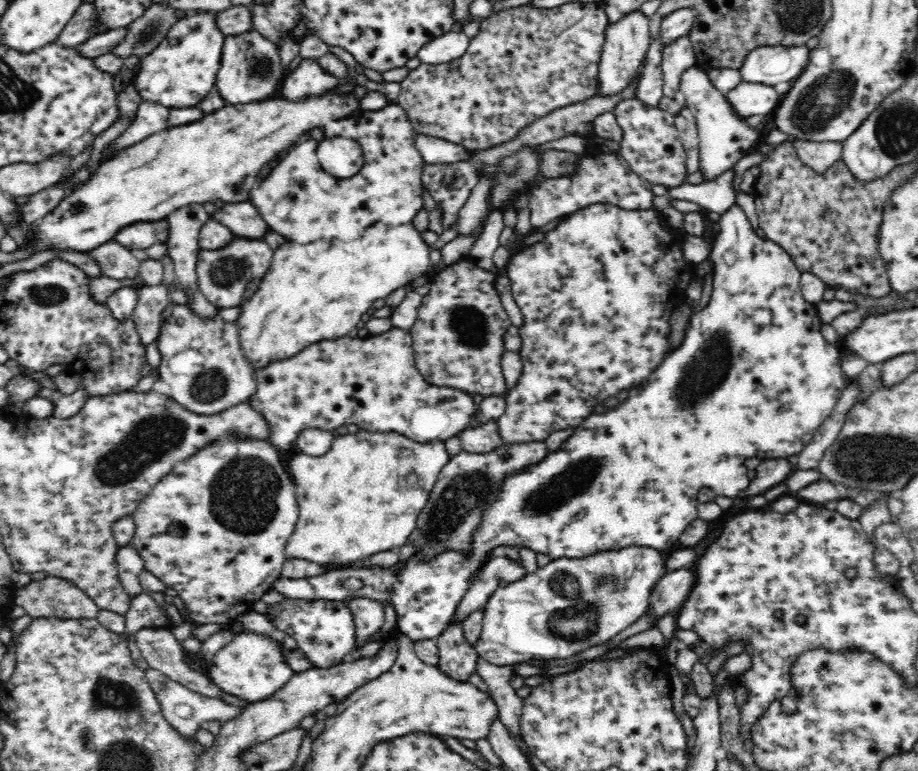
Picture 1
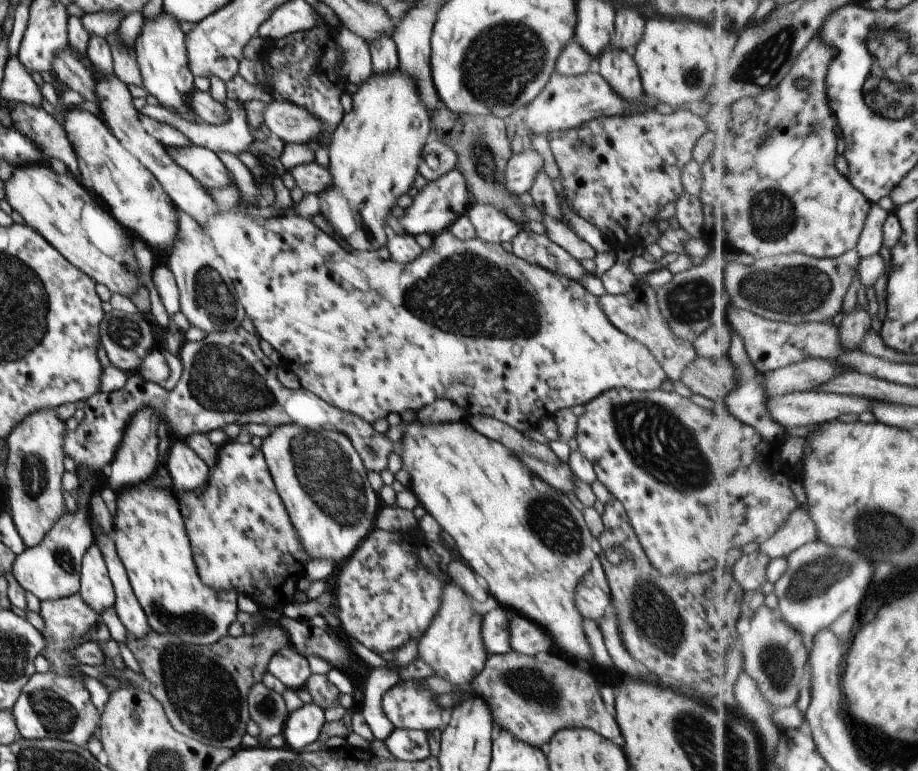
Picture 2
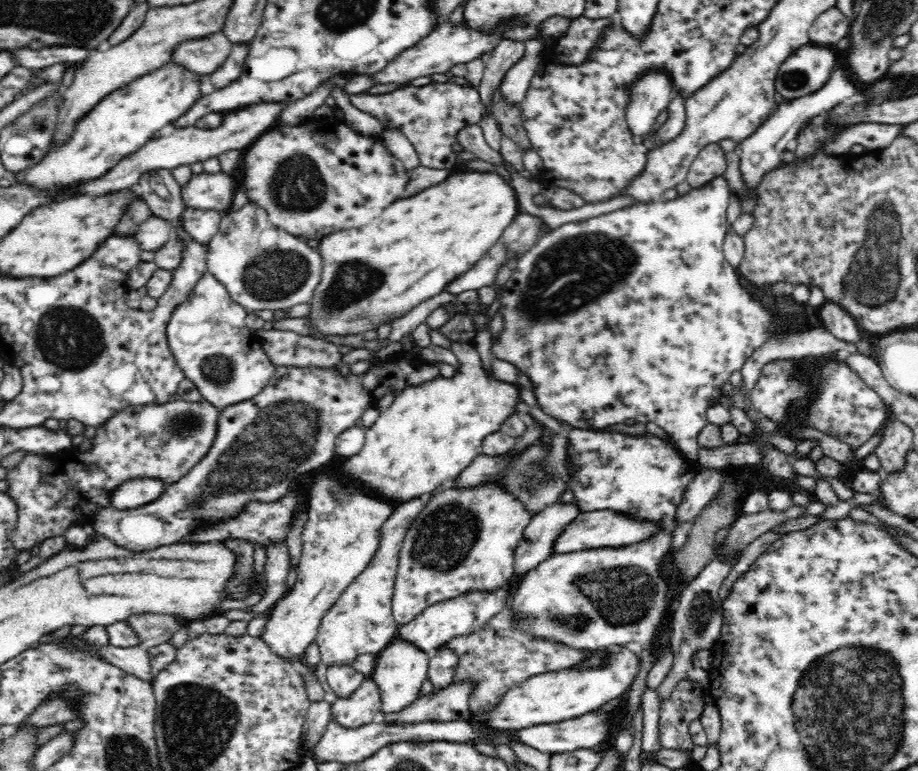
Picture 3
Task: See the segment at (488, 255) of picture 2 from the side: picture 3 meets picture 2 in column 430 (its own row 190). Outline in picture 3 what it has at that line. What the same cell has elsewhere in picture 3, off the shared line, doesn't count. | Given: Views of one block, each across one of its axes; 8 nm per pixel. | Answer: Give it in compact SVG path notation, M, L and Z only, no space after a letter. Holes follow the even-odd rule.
M346 122L332 130L310 130L308 126L283 126L278 124L264 133L250 146L240 160L244 186L250 204L266 211L276 227L302 240L322 239L324 236L361 228L390 207L405 190L409 182L402 161L386 150L382 142L365 134L358 134Z

